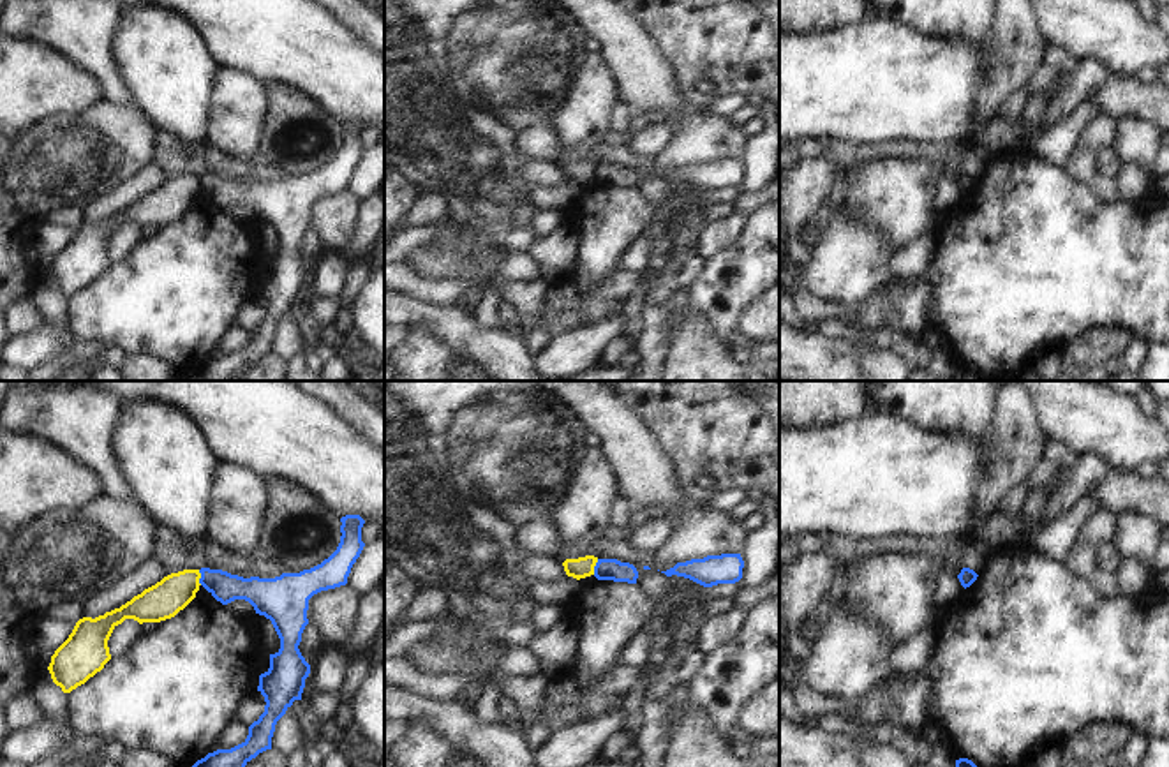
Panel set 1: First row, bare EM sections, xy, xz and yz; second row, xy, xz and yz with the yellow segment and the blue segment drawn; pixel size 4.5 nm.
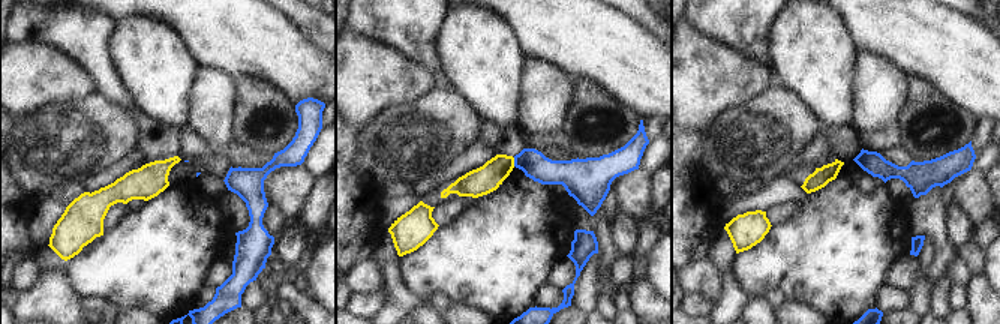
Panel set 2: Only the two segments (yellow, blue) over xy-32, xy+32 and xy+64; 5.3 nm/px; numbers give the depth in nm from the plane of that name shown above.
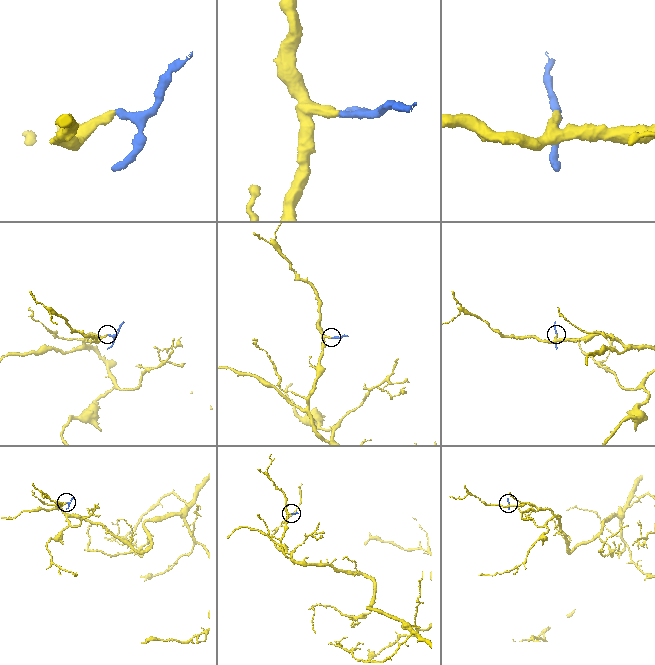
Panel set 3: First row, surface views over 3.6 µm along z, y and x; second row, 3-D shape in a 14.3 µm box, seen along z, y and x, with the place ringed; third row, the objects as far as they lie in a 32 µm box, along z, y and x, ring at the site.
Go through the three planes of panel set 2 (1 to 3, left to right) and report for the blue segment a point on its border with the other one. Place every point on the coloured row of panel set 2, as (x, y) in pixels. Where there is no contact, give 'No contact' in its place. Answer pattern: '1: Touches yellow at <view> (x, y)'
1: No contact
2: Touches yellow at xy+32 (513, 162)
3: No contact.

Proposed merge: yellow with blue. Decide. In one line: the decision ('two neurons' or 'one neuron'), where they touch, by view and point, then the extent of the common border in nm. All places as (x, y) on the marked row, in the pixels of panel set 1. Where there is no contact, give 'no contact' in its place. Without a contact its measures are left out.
two neurons | xy (200, 577) | 70 nm

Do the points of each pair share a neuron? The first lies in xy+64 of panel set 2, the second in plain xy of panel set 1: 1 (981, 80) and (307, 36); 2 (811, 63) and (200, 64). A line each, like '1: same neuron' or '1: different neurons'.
1: same neuron
2: same neuron

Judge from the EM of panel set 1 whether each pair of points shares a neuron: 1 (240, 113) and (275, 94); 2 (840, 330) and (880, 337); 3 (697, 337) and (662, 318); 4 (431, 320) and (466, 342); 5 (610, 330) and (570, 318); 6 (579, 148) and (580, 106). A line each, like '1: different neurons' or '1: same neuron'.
1: different neurons
2: same neuron
3: different neurons
4: same neuron
5: different neurons
6: same neuron

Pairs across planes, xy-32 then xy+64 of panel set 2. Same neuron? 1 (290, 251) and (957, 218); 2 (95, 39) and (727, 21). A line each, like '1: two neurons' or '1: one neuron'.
1: one neuron
2: one neuron

